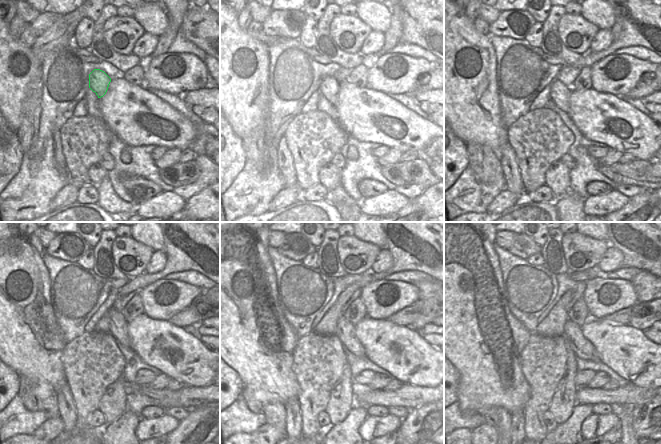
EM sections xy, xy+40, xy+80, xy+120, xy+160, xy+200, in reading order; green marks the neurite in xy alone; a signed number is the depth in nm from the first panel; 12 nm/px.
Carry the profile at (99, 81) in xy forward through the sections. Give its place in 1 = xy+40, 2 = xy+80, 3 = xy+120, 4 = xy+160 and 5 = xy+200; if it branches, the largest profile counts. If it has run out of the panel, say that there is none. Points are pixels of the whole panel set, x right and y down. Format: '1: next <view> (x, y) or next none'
1: next xy+40 (329, 87)
2: next xy+80 (559, 94)
3: next xy+120 (117, 324)
4: next xy+160 (345, 330)
5: next xy+200 (583, 348)

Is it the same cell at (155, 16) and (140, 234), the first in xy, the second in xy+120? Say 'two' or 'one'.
one

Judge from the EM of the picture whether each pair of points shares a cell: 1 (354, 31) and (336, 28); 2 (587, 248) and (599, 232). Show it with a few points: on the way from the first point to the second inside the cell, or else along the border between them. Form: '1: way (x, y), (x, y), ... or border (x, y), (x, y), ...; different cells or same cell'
1: way (350, 30), (340, 28); same cell
2: border (577, 232), (596, 239), (607, 240); different cells

